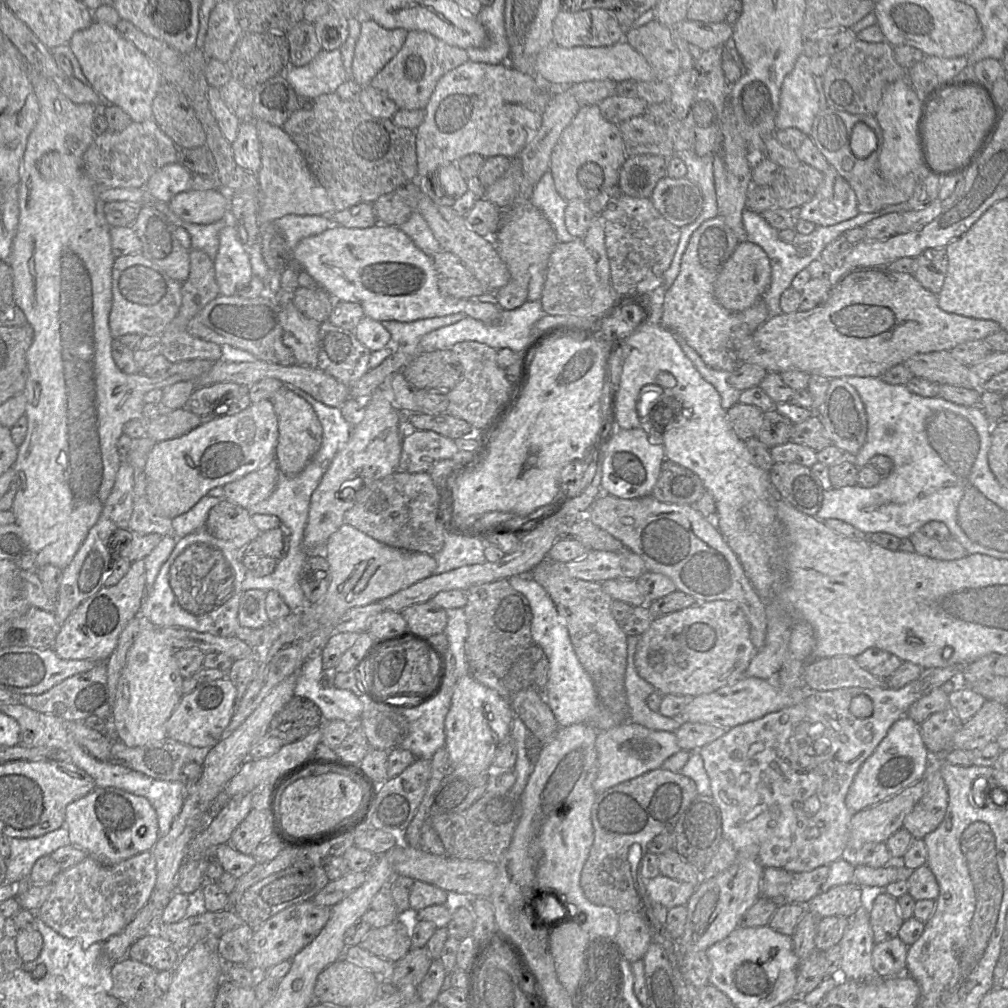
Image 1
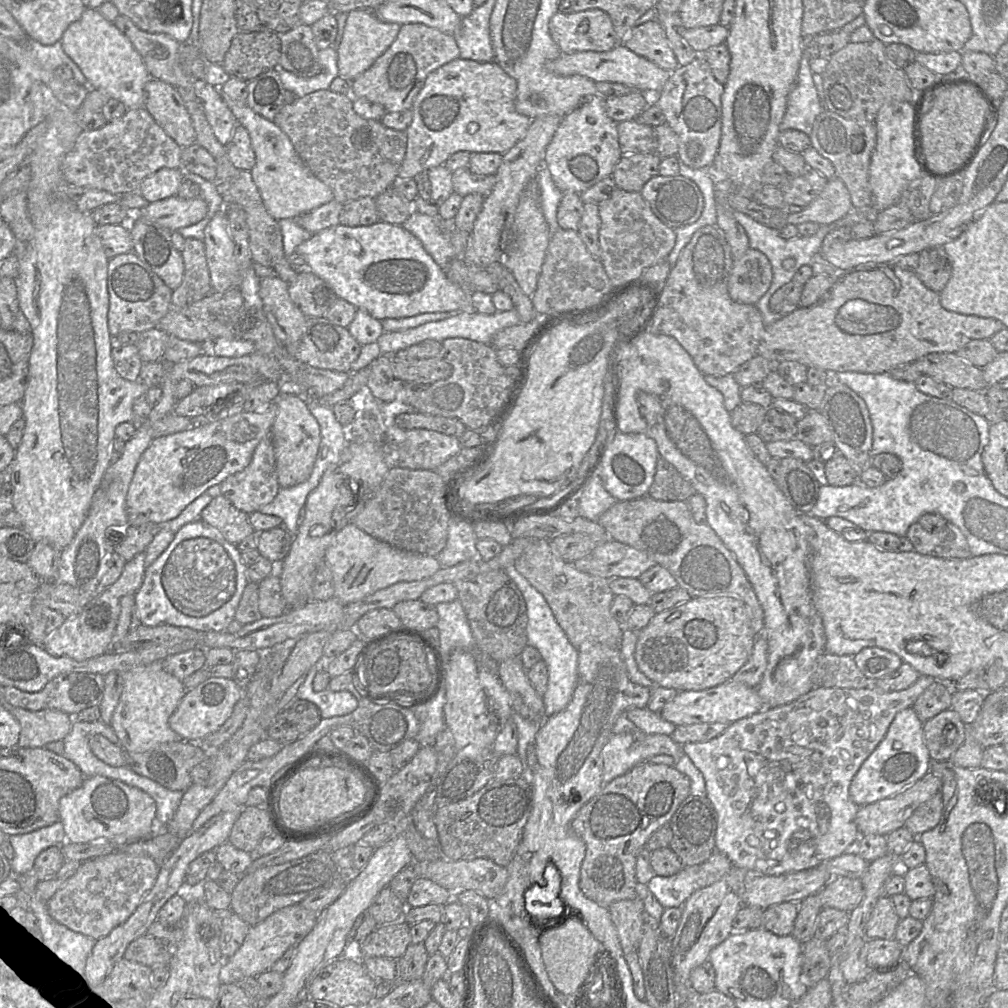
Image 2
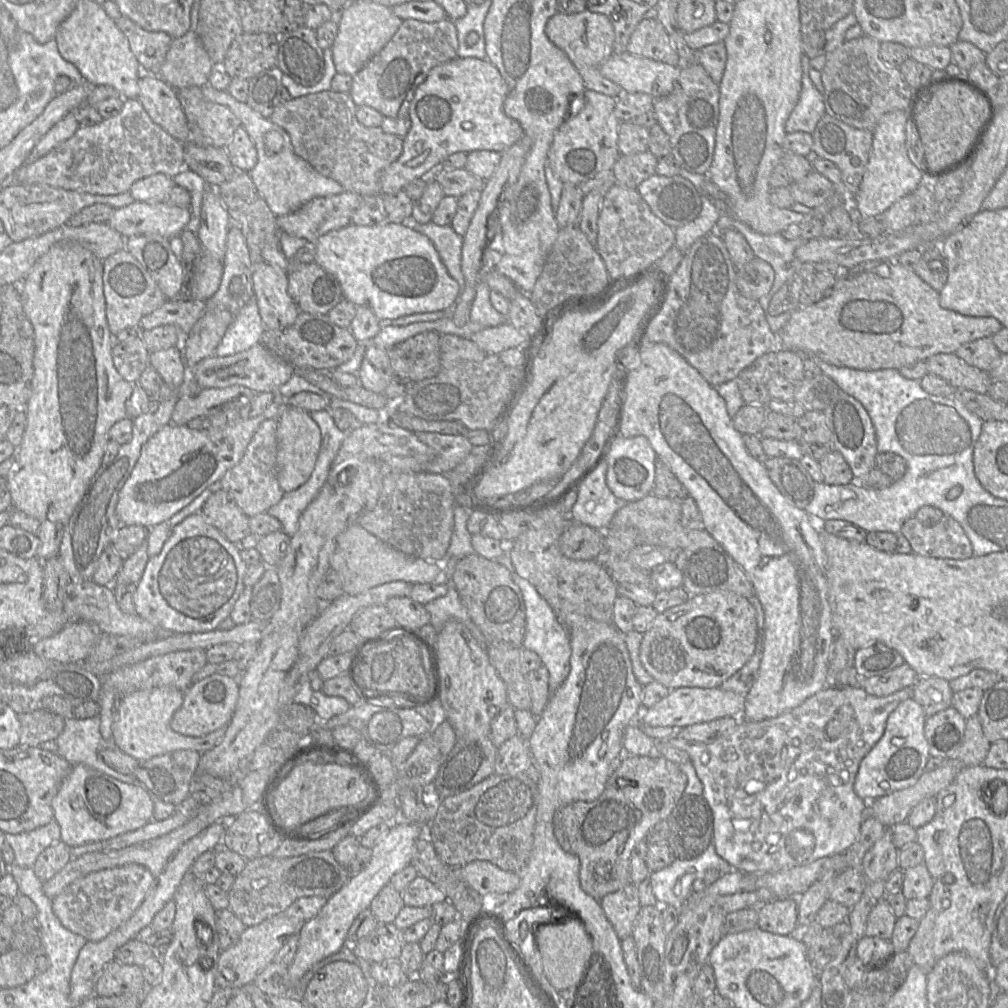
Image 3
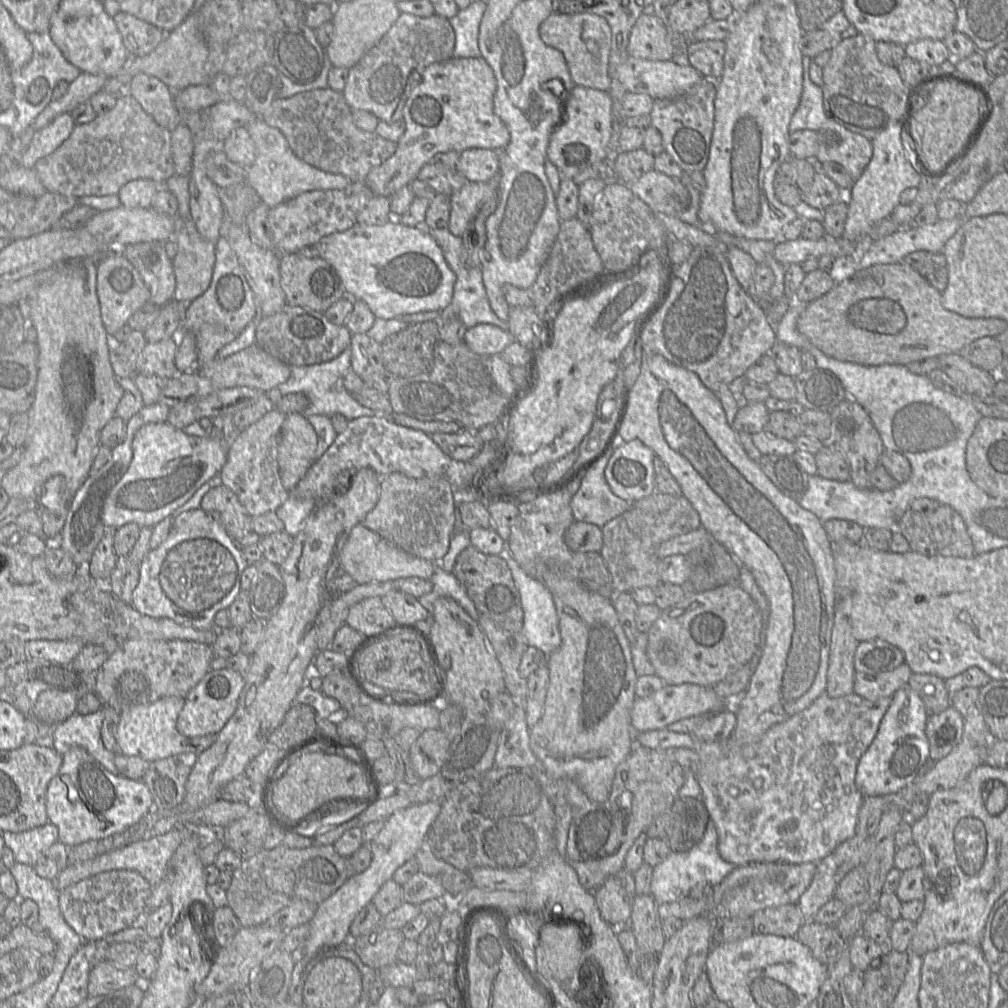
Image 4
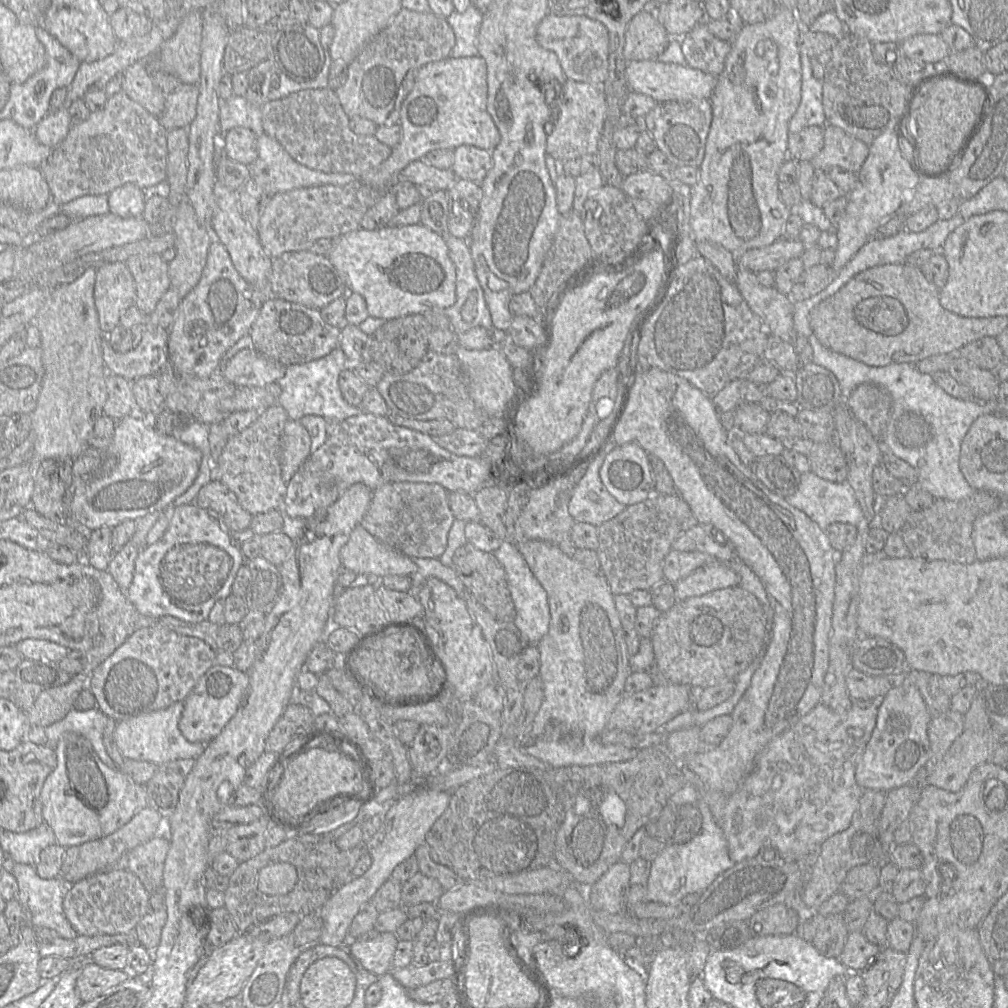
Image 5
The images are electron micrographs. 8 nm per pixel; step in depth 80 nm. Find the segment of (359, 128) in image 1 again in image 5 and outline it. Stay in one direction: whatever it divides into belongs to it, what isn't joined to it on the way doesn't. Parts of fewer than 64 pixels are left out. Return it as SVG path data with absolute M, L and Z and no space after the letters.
M330 88L301 90L285 98L268 101L262 107L265 133L276 139L295 161L310 169L325 173L344 173L360 177L387 160L392 154L392 148L381 143L375 135L355 134L349 127L349 120L338 96Z

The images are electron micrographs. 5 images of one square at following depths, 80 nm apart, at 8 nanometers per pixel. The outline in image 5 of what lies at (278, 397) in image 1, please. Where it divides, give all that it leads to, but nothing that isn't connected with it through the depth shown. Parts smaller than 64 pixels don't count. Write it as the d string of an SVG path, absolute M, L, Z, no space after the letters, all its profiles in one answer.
M288 420L284 427L281 454L281 473L286 484L311 455L310 446L311 437L306 428L297 420Z

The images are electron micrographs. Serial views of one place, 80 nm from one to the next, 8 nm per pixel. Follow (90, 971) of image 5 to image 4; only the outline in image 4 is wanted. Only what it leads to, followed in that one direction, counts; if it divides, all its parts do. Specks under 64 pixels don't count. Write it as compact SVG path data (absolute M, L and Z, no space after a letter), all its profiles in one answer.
M104 960L89 974L88 995L89 997L102 996L137 983L141 981L134 967L120 967Z

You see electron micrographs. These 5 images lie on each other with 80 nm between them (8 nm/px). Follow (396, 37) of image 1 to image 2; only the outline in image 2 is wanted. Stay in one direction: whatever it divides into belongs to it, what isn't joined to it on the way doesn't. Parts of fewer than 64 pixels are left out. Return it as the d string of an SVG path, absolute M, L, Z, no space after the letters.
M357 9L347 13L342 40L337 47L337 65L339 76L354 80L380 57L396 39L401 25L385 22L372 10Z

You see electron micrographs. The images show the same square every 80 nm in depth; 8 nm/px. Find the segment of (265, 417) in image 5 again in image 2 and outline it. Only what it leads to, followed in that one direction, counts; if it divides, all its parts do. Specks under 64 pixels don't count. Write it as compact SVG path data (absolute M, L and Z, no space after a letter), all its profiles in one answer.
M271 436L259 442L247 467L228 476L220 485L222 495L247 514L271 503L280 488Z

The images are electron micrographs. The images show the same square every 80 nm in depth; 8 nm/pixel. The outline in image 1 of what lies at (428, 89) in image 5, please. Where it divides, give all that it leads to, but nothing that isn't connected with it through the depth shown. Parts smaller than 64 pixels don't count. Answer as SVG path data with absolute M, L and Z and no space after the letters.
M467 61L464 64L450 70L444 74L439 81L427 103L424 107L424 119L415 130L416 136L416 153L417 153L417 175L418 178L431 177L441 167L456 163L459 159L469 154L478 154L484 158L493 156L506 156L516 158L522 149L535 136L541 126L543 113L551 98L552 94L540 88L534 76L523 73L512 67L509 63L488 64L482 62Z

